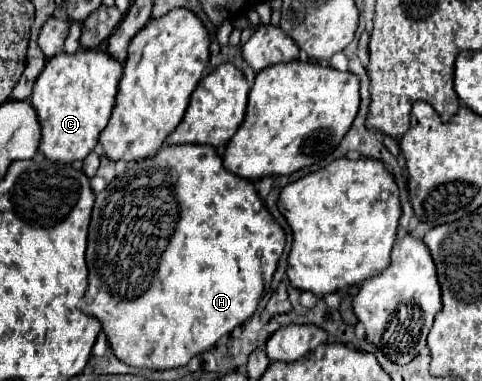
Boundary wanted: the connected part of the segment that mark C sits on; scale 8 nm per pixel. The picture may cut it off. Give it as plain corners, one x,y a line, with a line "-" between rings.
79,50
75,54
59,52
47,60
31,96
31,104
35,106
43,128
39,150
45,158
57,162
85,160
85,156
95,148
99,132
111,118
121,76
123,64
101,50

